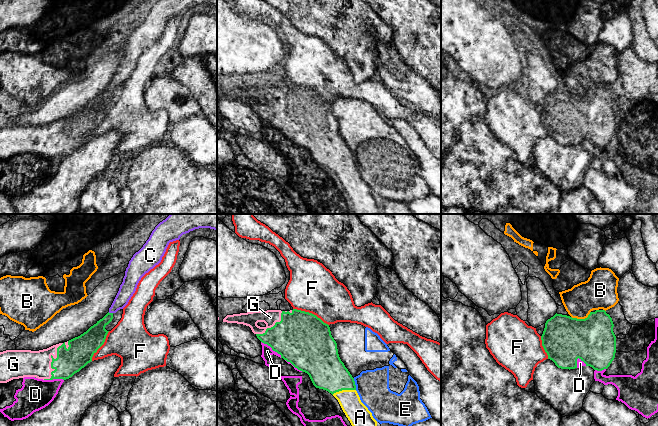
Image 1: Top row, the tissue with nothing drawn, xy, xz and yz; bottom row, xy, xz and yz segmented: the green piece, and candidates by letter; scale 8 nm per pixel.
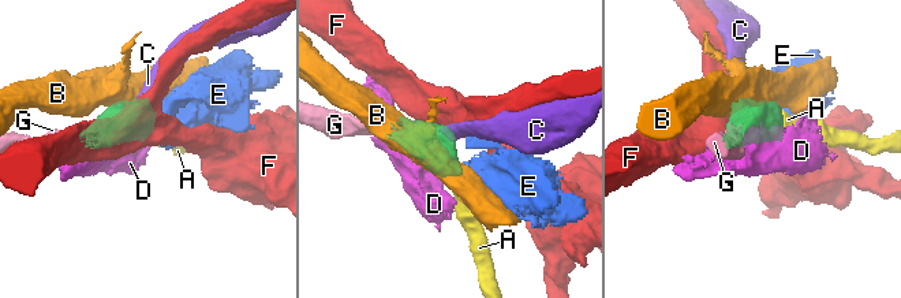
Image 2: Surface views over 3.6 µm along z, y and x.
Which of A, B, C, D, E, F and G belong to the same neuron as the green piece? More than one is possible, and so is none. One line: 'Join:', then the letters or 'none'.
Join: A, C, G

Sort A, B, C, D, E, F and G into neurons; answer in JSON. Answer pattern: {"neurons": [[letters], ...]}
{"neurons": [["A", "C", "G"], ["B"], ["D"], ["E"], ["F"]]}

